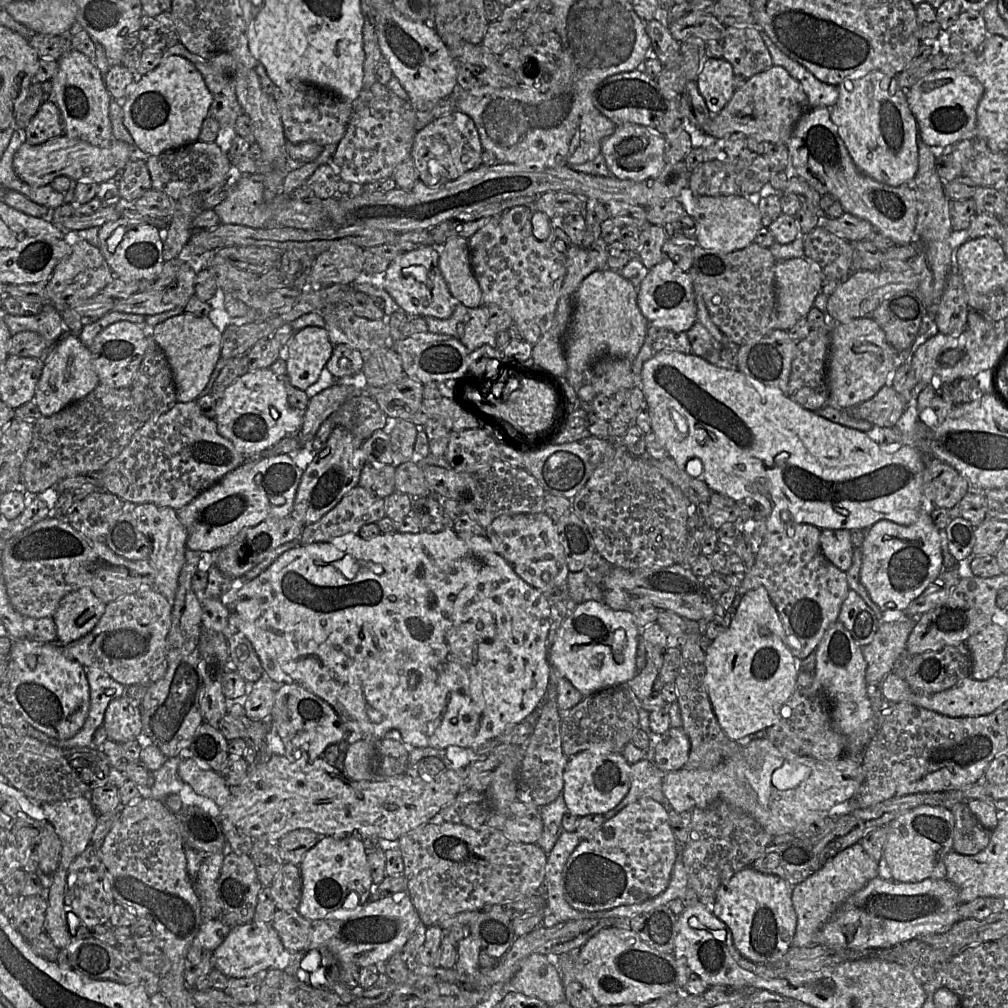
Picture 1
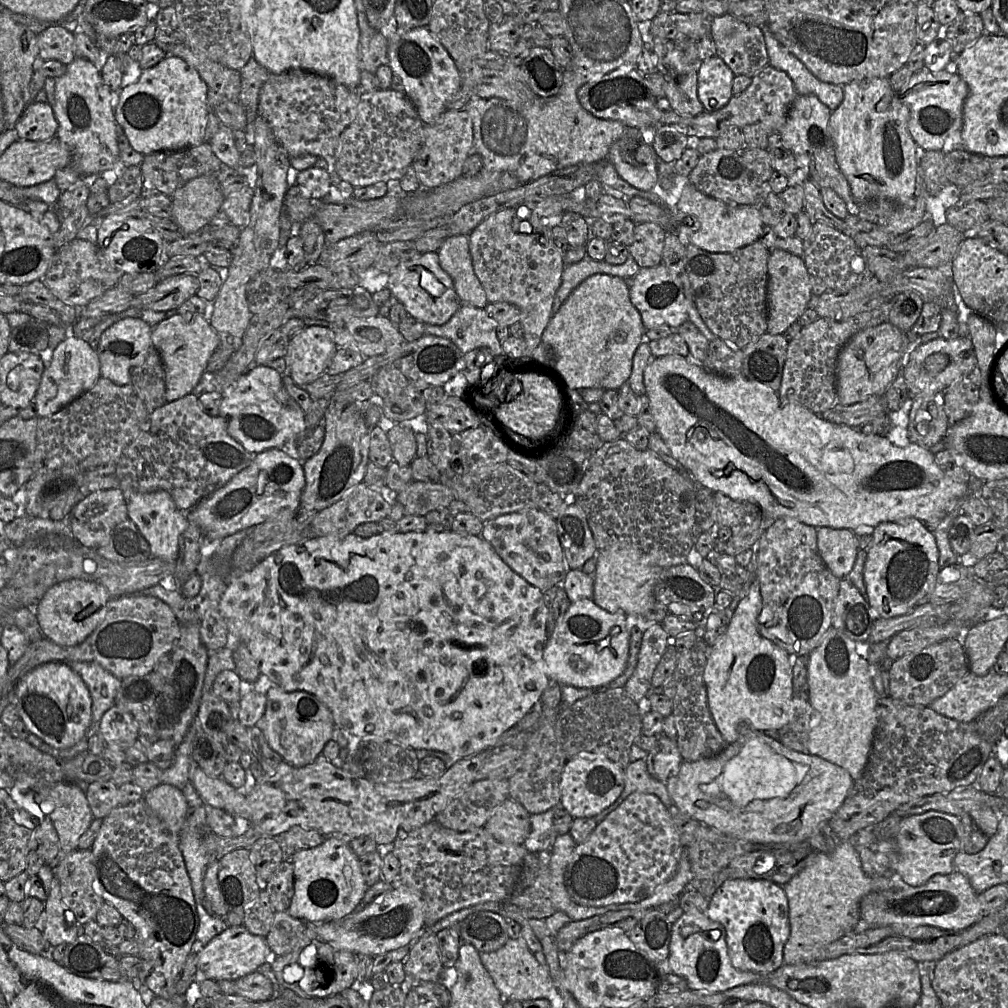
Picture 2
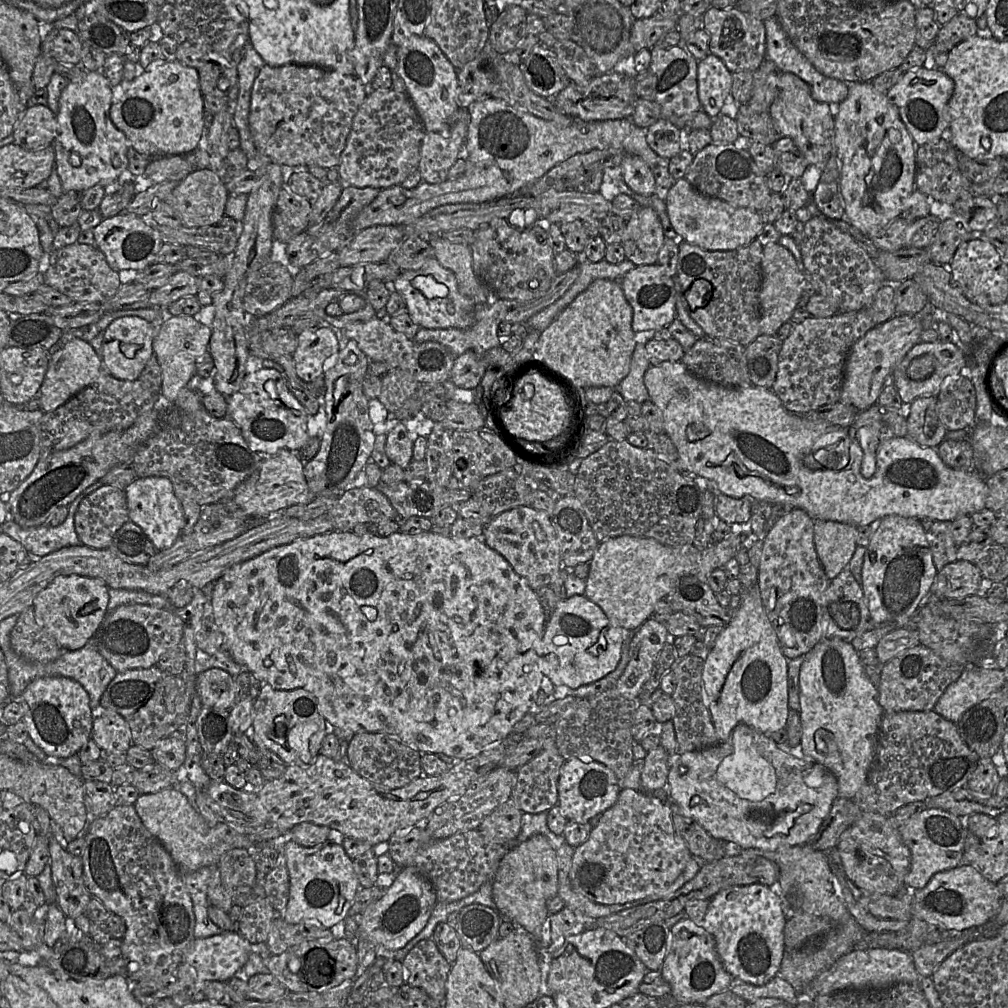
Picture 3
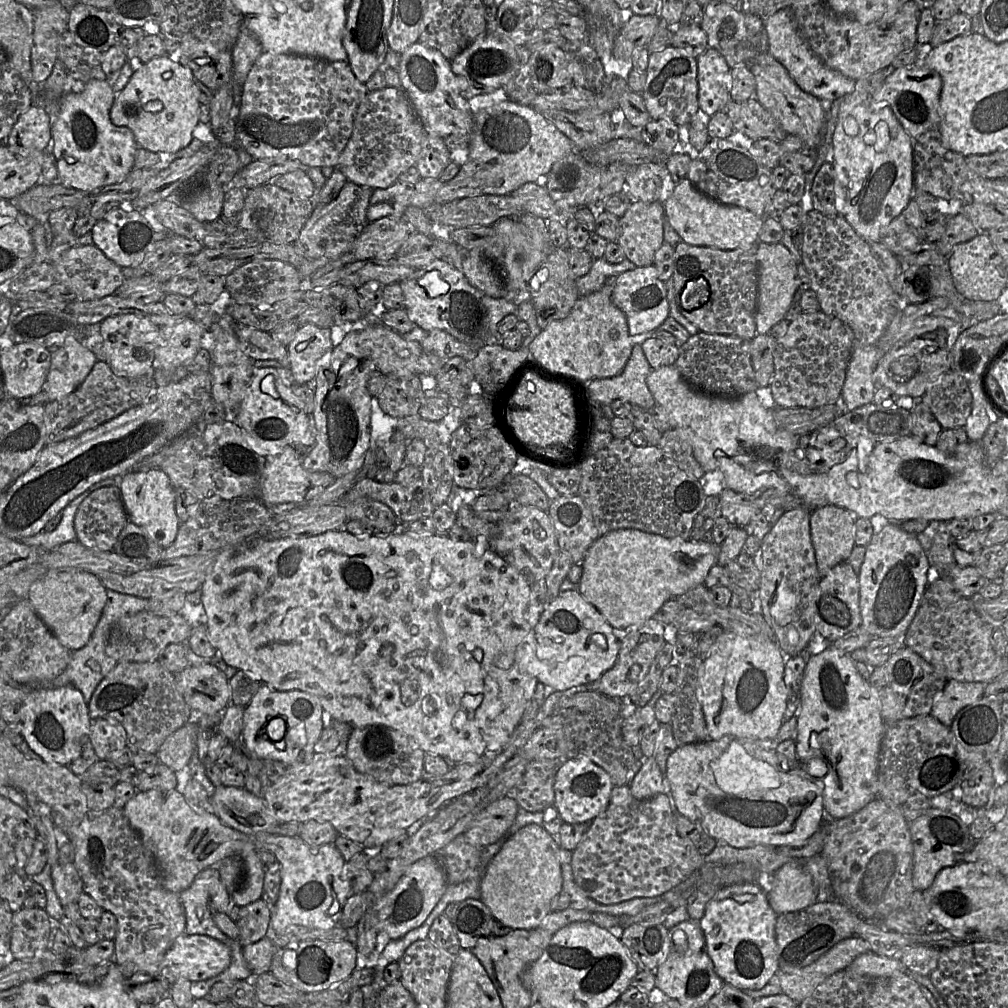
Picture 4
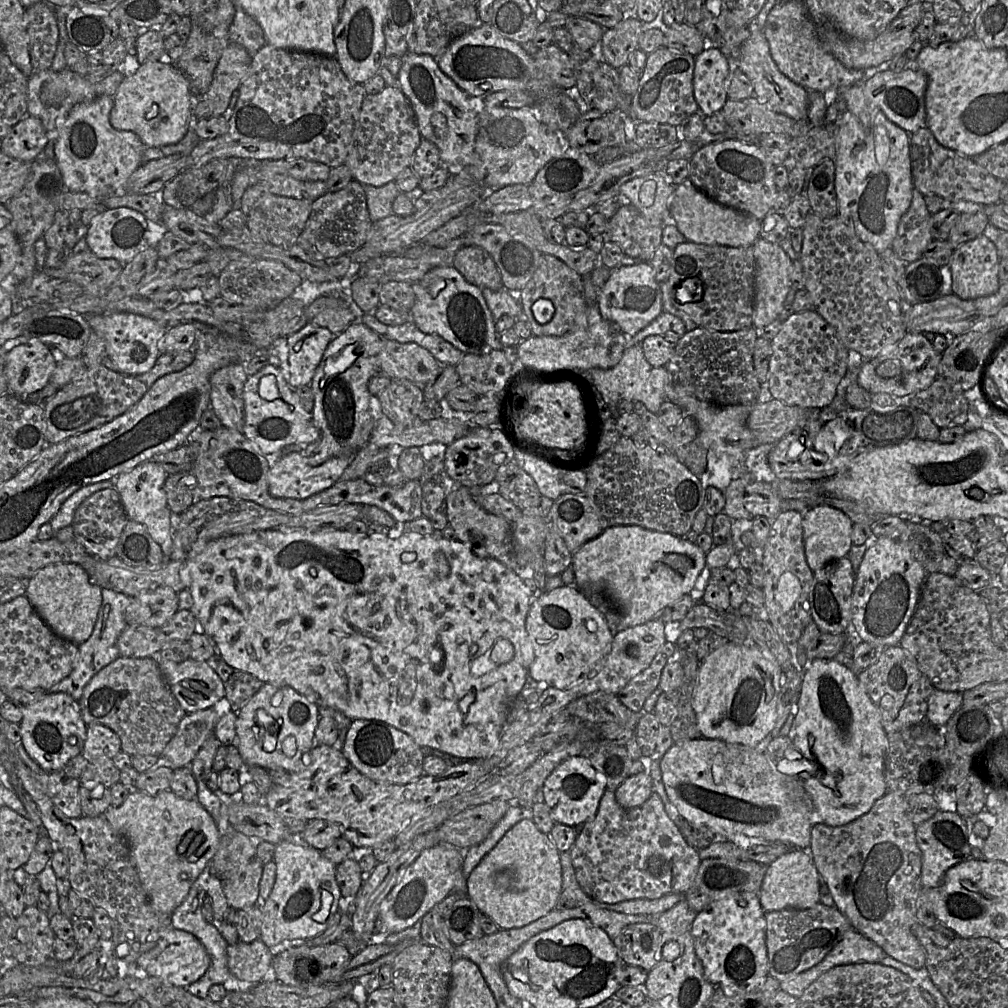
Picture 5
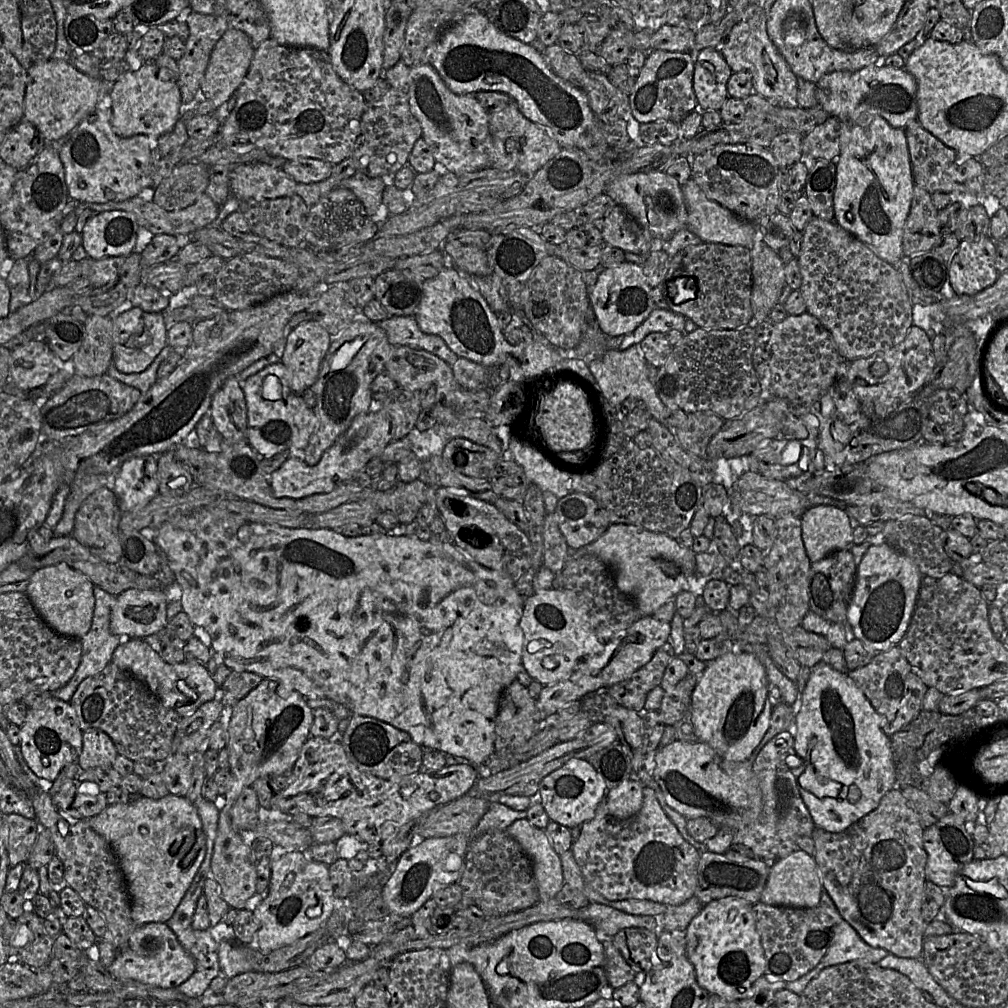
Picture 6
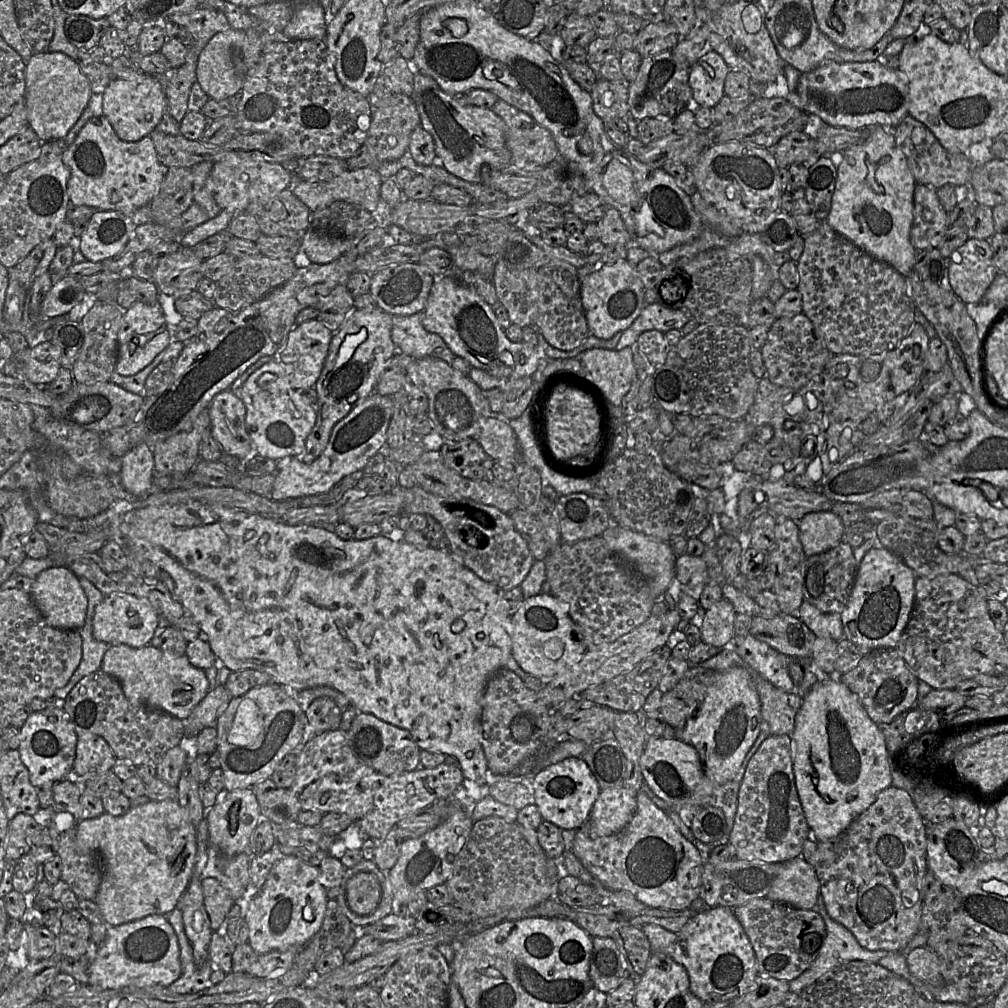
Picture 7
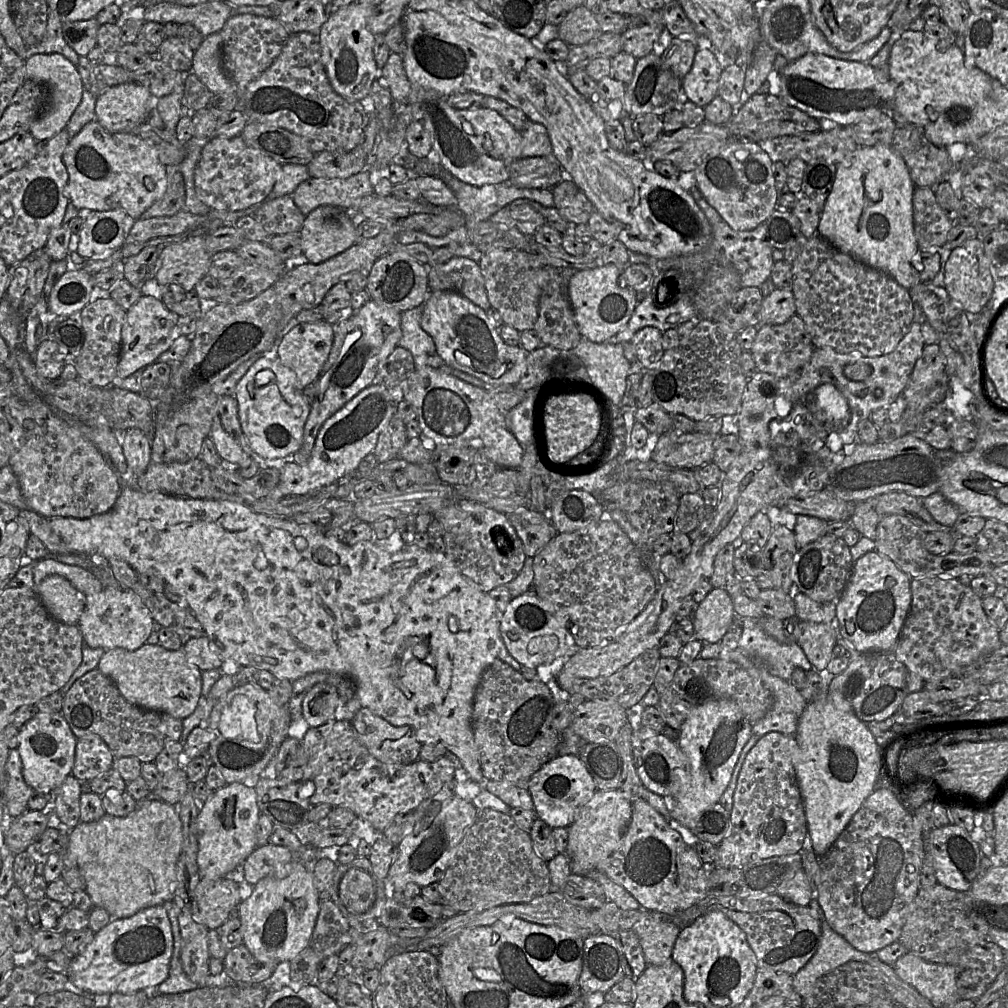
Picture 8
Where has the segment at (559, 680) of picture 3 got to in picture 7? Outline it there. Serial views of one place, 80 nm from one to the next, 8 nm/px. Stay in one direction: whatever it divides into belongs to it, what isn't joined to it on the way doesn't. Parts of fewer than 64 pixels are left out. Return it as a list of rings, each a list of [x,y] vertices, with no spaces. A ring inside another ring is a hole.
[[[551,594],[526,598],[511,617],[511,655],[522,669],[533,676],[555,677],[569,670],[585,655],[586,649],[574,636],[574,623],[568,605]]]

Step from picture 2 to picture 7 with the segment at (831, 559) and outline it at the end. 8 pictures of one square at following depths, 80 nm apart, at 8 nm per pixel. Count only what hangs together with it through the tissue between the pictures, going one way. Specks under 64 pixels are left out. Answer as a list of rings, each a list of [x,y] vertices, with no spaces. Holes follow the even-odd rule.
[[[832,511],[808,513],[798,525],[799,540],[807,557],[828,551],[844,541],[845,525]]]

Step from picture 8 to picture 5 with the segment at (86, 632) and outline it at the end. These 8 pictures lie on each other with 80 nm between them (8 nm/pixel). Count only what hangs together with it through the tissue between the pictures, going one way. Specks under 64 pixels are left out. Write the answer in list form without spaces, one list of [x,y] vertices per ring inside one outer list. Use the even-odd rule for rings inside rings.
[[[159,587],[132,599],[126,611],[127,625],[161,627],[179,610],[178,593]]]

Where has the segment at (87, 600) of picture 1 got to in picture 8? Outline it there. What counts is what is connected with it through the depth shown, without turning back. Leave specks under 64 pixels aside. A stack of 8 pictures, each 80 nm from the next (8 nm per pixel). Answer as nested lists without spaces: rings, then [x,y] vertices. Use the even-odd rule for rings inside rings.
[[[50,575],[35,588],[38,597],[55,620],[77,625],[85,606],[85,596],[66,578]]]

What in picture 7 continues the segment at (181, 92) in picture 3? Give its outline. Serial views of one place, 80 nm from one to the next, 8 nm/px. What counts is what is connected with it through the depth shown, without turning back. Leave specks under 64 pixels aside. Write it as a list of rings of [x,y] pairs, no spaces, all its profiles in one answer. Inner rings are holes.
[[[143,73],[136,80],[114,79],[103,93],[103,115],[118,137],[126,142],[149,136],[166,112],[166,95],[162,82]]]

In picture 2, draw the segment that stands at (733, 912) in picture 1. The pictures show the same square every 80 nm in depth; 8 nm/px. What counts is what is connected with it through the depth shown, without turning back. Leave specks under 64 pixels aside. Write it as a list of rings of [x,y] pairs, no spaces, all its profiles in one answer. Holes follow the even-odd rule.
[[[726,880],[710,898],[707,917],[724,927],[728,953],[735,968],[768,974],[784,964],[783,953],[790,936],[790,922],[783,886],[767,880]]]

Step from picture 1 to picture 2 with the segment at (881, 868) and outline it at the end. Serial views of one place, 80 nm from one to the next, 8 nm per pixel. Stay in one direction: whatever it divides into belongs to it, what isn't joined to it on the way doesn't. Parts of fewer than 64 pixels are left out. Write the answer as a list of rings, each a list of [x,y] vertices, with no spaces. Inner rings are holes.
[[[851,840],[839,841],[832,854],[812,850],[802,869],[783,888],[788,899],[790,936],[784,946],[784,964],[821,960],[821,950],[843,936],[854,933],[859,923],[859,905],[872,891],[899,890],[907,885],[896,872],[886,876],[867,875]]]

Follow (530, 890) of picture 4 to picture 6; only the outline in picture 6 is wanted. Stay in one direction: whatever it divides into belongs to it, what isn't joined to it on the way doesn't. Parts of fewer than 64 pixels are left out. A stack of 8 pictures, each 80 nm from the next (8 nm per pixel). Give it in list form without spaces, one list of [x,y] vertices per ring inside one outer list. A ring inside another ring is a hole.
[[[526,818],[516,820],[505,831],[521,845],[531,860],[539,901],[555,898],[564,884],[563,870],[560,855],[553,849],[545,831],[533,826]]]

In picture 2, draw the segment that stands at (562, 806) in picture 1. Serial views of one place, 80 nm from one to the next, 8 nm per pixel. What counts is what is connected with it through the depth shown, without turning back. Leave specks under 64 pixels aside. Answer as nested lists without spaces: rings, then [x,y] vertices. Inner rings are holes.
[[[553,807],[543,813],[530,816],[531,831],[523,843],[530,854],[537,854],[541,857],[552,850],[559,835],[553,823],[555,810],[556,808]]]

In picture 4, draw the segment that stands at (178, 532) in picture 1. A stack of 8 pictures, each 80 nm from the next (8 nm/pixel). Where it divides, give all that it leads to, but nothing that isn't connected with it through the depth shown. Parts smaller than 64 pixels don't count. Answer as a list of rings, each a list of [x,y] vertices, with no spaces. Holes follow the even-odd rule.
[[[160,469],[126,473],[117,484],[128,520],[143,529],[160,547],[168,548],[174,542],[181,523],[175,510],[174,487],[166,473]]]

